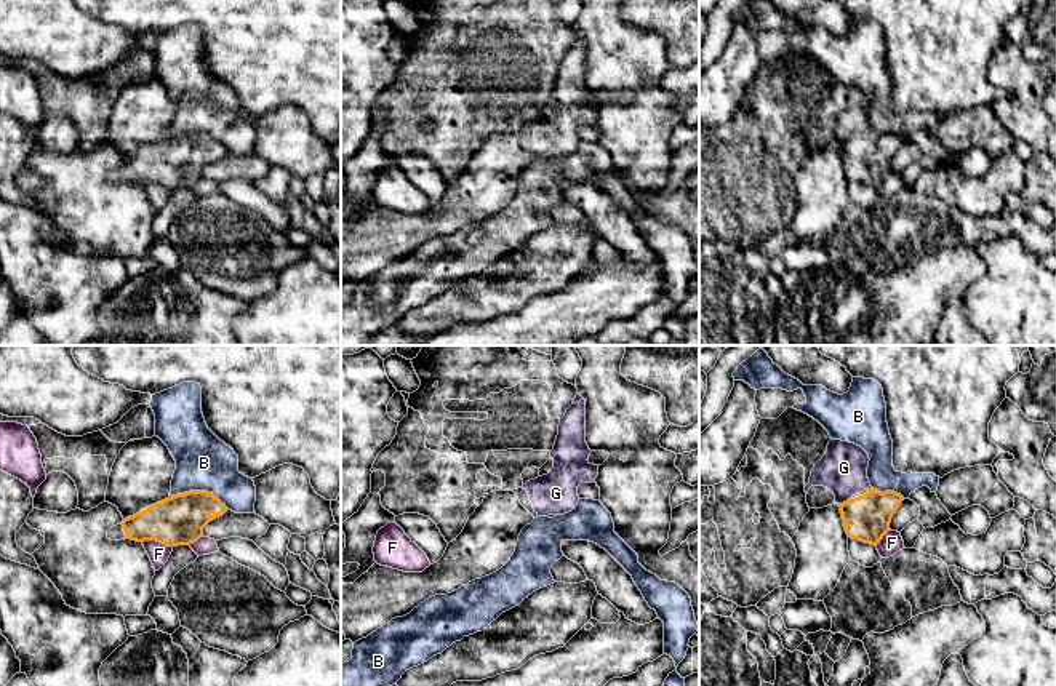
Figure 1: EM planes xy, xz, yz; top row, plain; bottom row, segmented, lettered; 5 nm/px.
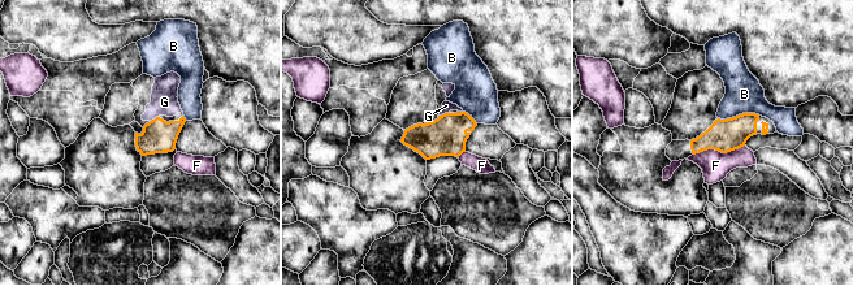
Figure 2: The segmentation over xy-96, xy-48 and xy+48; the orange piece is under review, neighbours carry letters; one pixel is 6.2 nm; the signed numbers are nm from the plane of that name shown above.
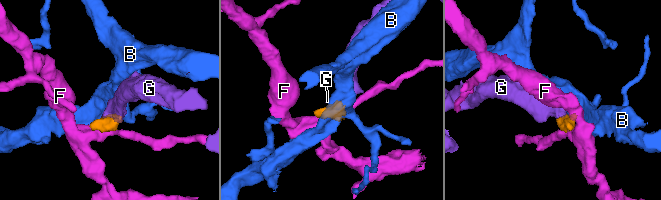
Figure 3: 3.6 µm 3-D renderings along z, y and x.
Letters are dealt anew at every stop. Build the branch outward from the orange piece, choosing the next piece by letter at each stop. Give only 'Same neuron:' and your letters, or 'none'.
Same neuron: G

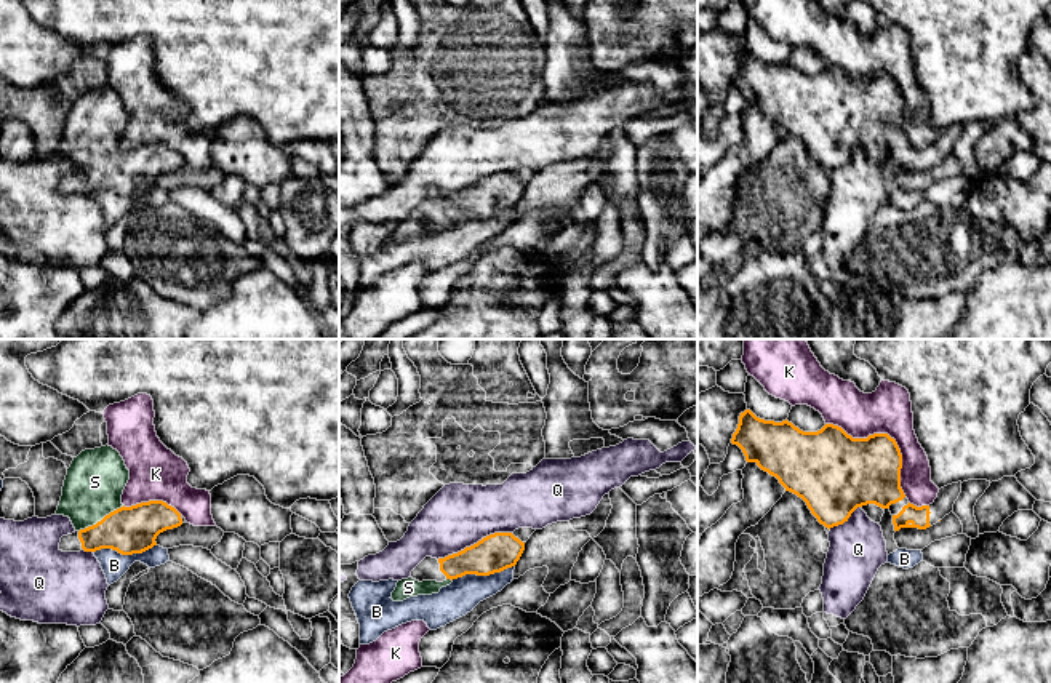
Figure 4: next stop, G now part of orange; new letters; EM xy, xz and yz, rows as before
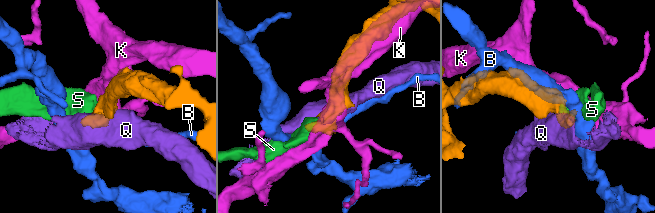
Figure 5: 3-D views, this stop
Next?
Same neuron: S

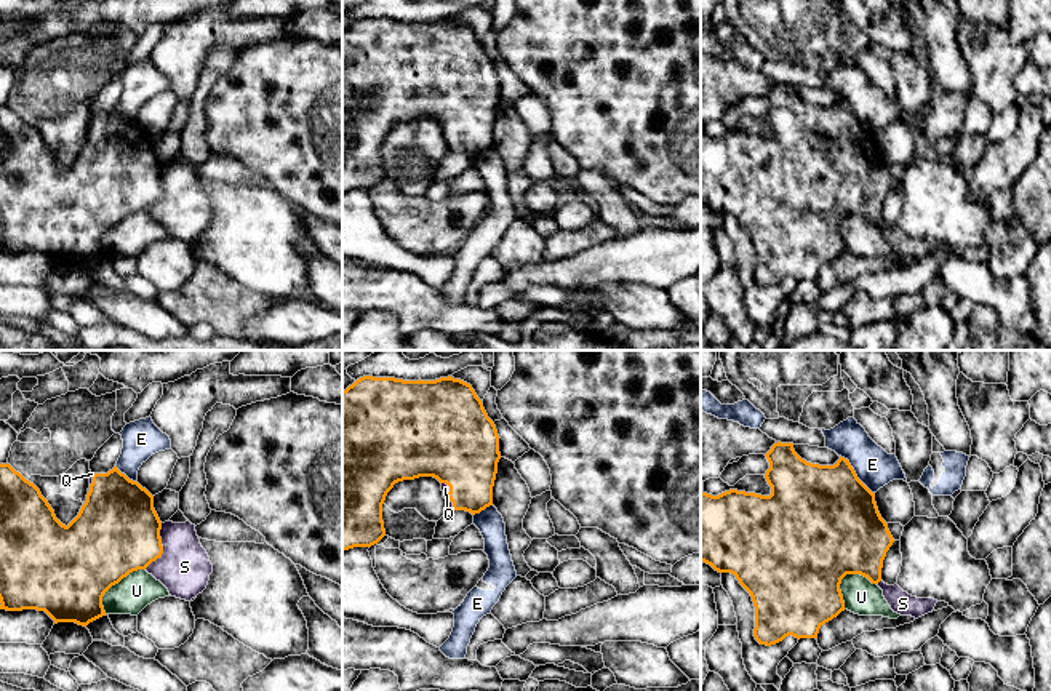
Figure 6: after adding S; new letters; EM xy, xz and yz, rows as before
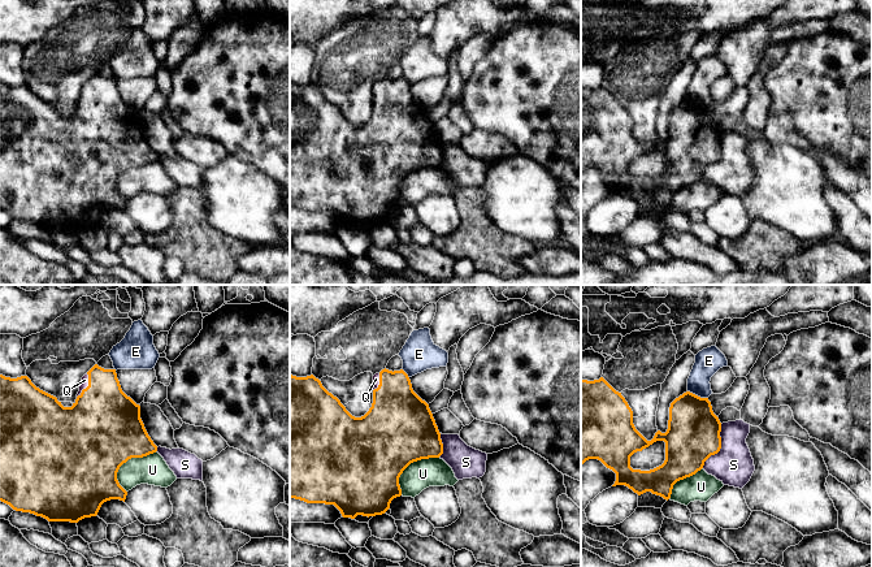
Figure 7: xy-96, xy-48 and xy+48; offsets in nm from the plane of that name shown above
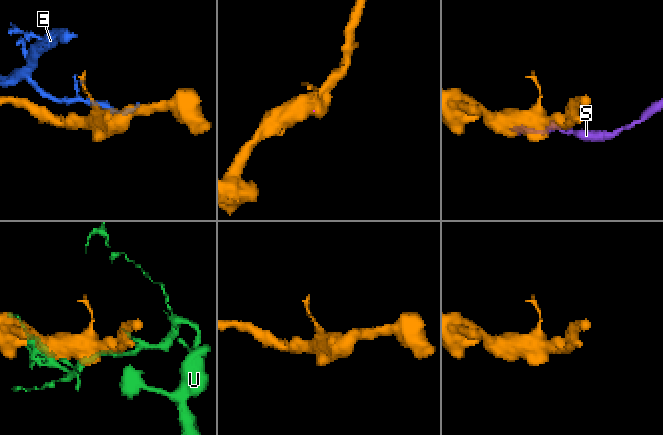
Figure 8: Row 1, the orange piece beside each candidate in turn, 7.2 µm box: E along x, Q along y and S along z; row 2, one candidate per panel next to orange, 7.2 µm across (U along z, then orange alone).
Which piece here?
Same neuron: Q

